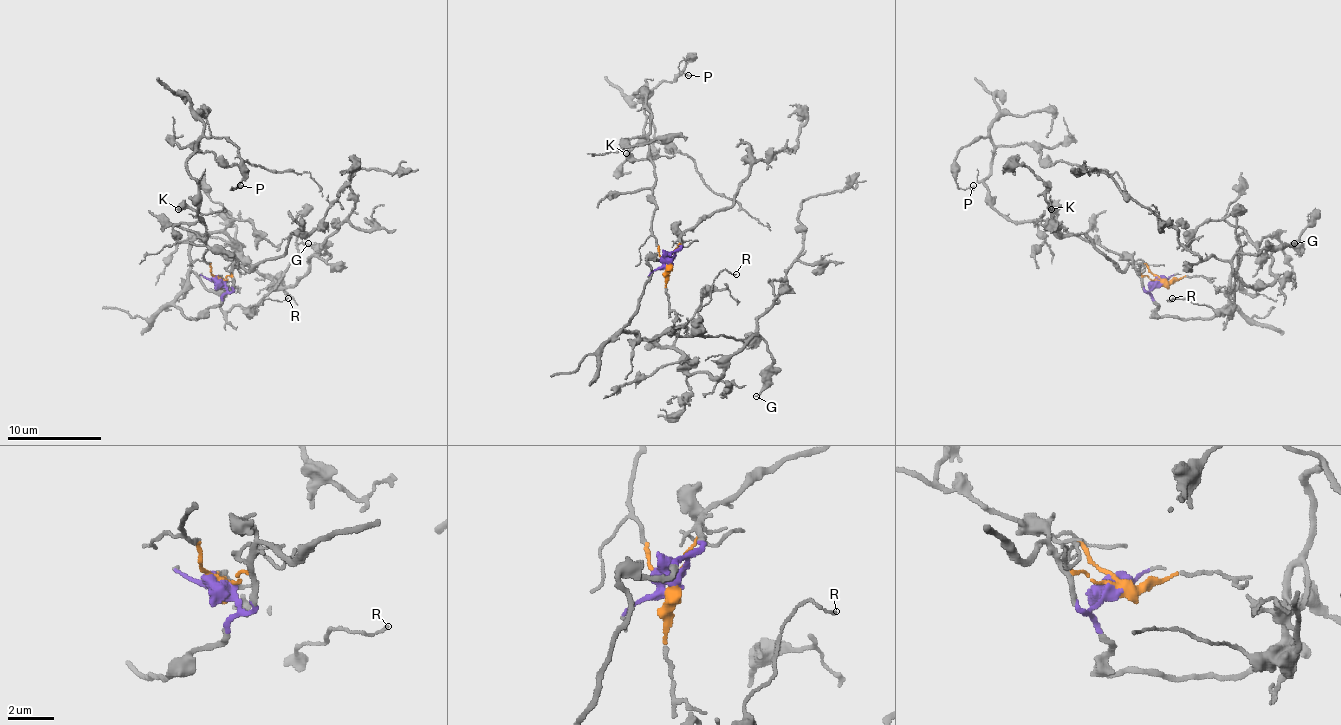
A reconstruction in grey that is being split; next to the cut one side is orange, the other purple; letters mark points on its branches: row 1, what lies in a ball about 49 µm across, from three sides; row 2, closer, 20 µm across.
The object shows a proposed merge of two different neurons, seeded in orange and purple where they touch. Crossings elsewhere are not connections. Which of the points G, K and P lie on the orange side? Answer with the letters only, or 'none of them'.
K, P

